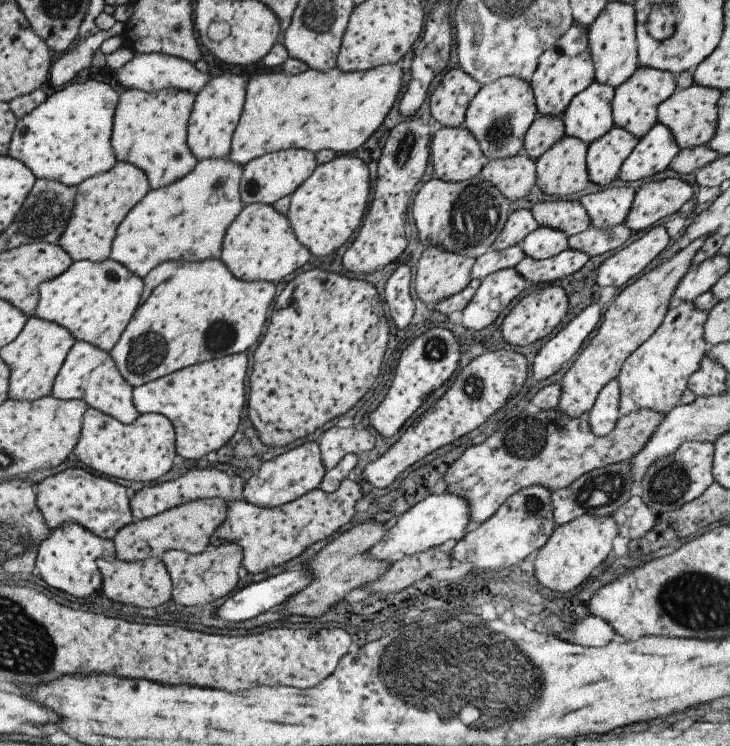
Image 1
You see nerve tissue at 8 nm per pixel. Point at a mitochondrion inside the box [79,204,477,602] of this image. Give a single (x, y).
(147, 351)

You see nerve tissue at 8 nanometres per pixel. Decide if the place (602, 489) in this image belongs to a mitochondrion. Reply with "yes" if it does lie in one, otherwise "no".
yes

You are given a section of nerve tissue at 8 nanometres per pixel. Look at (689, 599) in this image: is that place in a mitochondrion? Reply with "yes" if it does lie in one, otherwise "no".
yes

